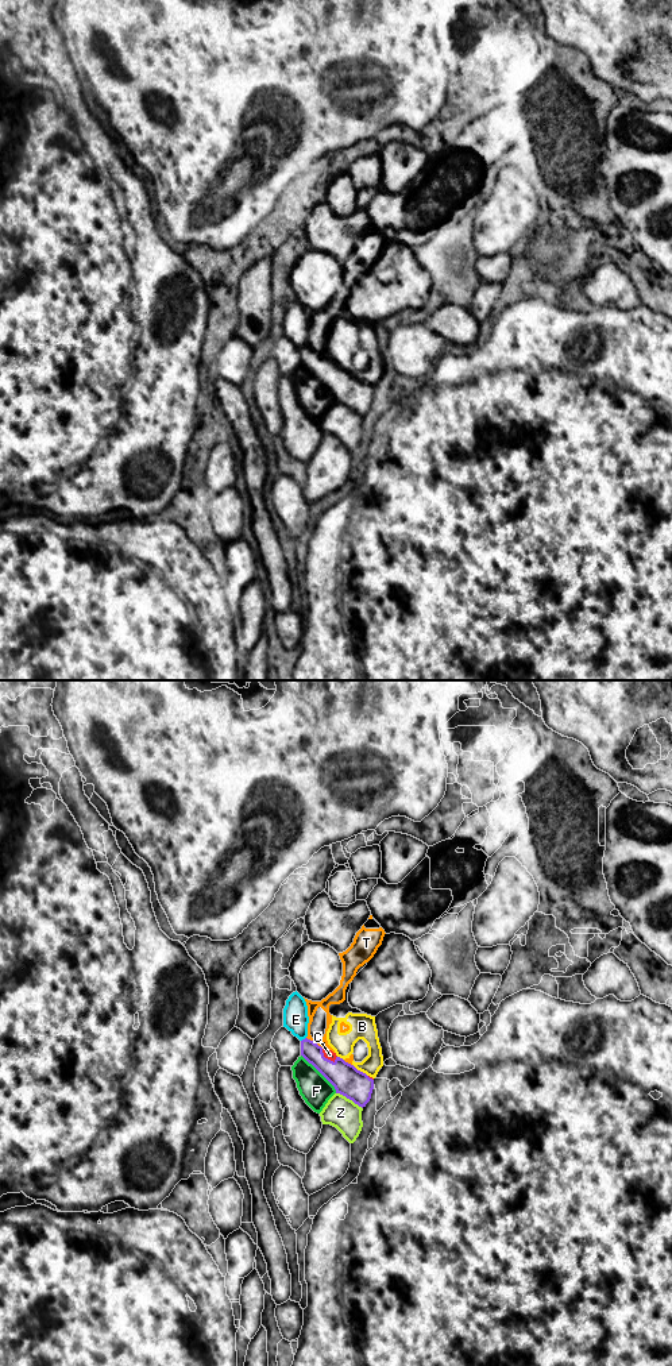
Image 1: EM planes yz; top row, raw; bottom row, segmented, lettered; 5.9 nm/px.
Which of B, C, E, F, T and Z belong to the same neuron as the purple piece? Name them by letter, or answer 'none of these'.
C

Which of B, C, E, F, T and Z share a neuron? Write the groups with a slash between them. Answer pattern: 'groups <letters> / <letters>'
groups B / C / E / F / T / Z

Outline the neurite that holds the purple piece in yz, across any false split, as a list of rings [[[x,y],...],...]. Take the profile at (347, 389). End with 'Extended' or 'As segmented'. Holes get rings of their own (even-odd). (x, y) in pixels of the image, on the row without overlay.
[[[305,347],[301,364],[312,373],[336,398],[359,416],[366,416],[374,398],[374,387],[337,366],[328,356],[321,356]]]. Extended

